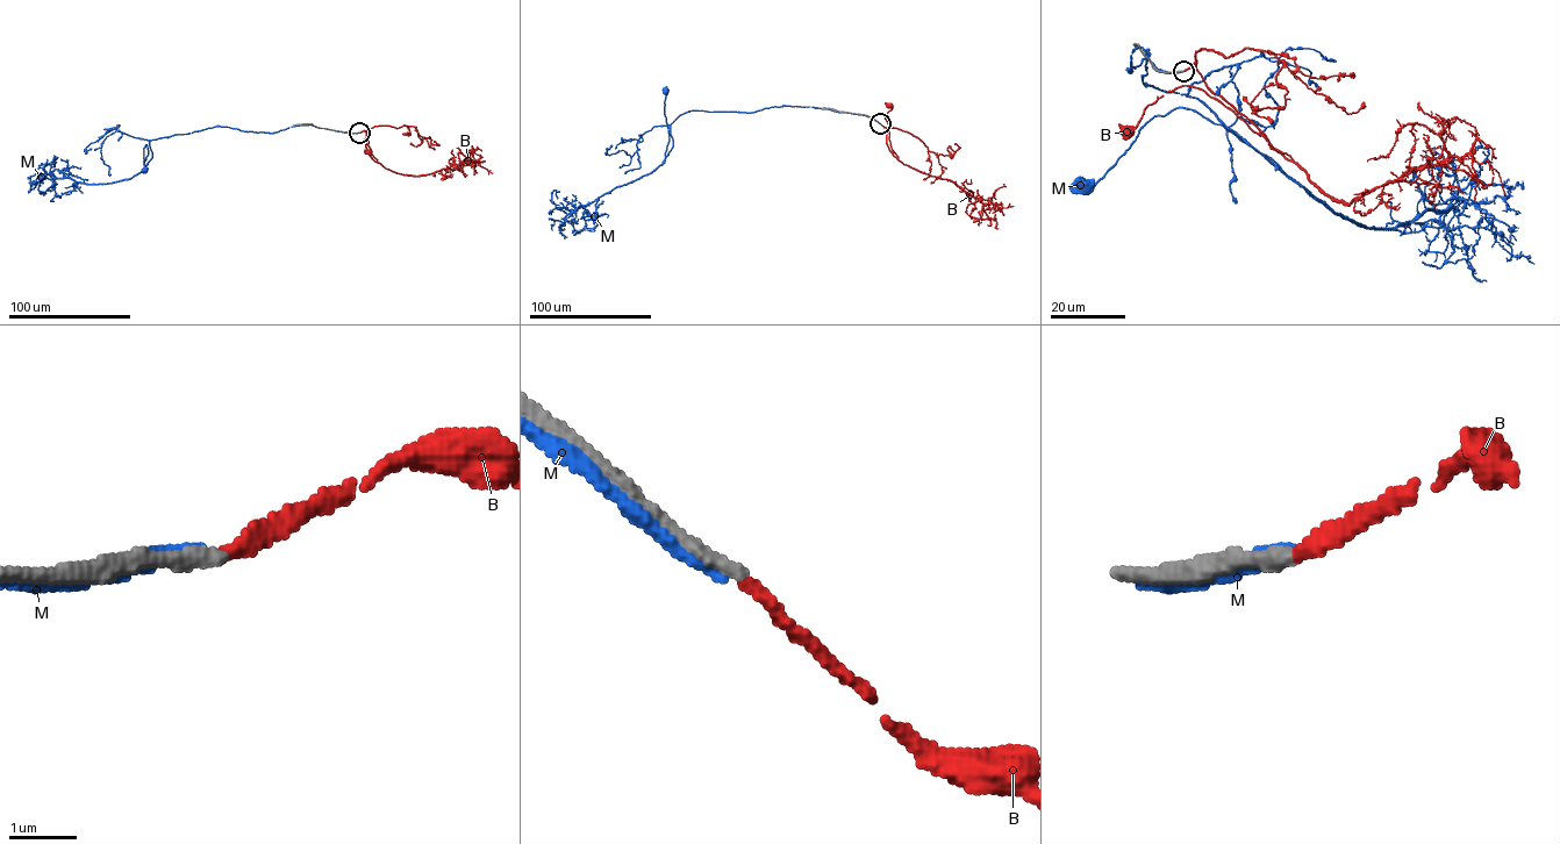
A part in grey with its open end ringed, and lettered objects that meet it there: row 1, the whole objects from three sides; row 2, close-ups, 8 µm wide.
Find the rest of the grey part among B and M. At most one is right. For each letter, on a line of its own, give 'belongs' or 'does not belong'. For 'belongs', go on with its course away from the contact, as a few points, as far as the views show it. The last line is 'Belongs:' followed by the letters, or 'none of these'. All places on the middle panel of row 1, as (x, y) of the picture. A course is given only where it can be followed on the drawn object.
B: belongs; course (880, 123), (886, 128), (886, 144), (897, 159), (885, 117), (892, 108), (889, 105)
M: does not belong
Belongs: B

